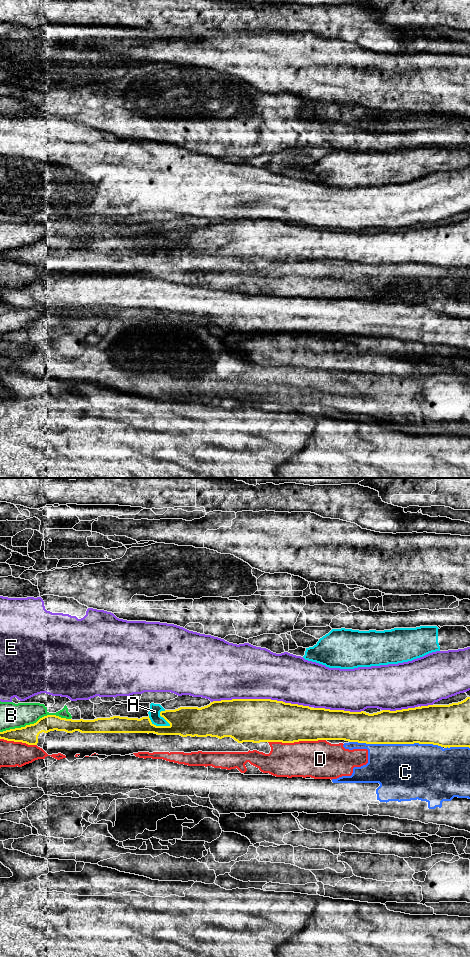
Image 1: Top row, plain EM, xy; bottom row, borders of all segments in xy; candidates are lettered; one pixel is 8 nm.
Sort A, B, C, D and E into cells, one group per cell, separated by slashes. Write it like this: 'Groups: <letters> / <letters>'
Groups: A B / C D / E

